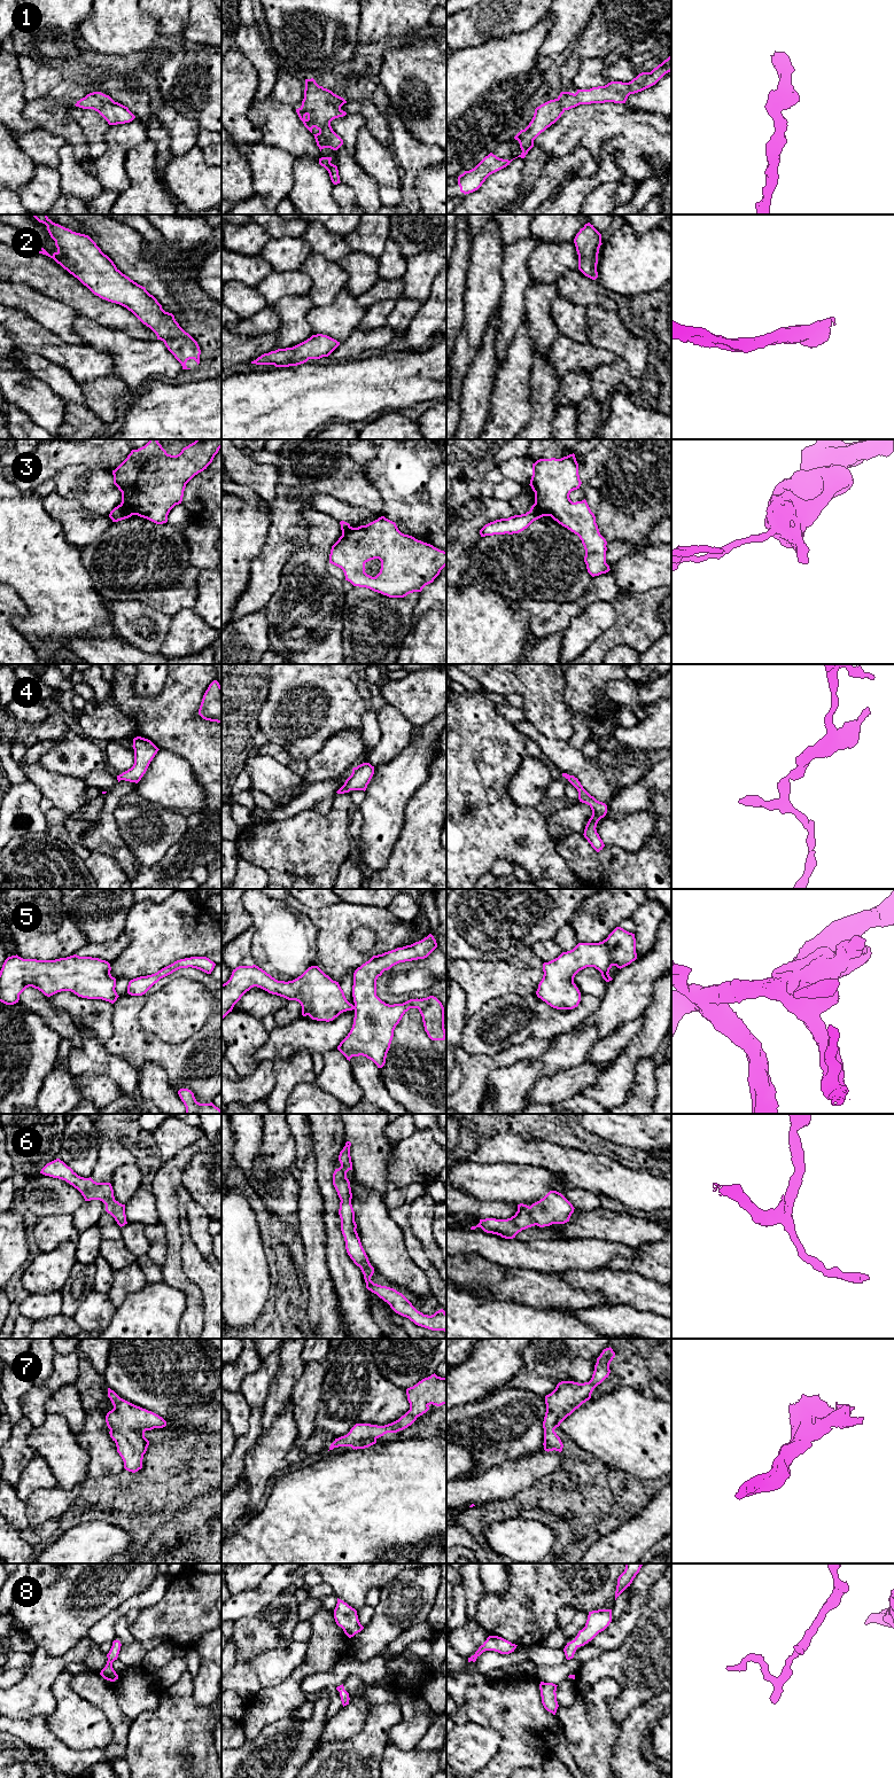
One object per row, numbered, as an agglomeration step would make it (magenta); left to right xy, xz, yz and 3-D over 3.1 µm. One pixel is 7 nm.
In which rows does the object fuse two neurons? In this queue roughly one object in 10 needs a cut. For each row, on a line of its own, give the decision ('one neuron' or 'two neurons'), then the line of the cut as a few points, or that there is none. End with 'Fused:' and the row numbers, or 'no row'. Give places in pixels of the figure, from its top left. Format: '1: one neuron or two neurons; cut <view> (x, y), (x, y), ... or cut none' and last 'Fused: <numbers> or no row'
1: one neuron; cut none
2: one neuron; cut none
3: two neurons; cut yz (534, 504), (544, 515)
4: one neuron; cut none
5: one neuron; cut none
6: one neuron; cut none
7: one neuron; cut none
8: one neuron; cut none
Fused: 3

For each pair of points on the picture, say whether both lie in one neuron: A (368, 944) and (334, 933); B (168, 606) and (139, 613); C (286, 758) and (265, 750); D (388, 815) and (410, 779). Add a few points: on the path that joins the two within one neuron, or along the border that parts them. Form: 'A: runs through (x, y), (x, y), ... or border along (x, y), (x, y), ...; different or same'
A: border along (357, 927), (368, 927), (374, 933), (373, 954); different
B: border along (131, 599), (141, 601), (170, 617); different
C: runs through (281, 755), (270, 750); same
D: runs through (388, 805), (388, 801), (401, 788); same

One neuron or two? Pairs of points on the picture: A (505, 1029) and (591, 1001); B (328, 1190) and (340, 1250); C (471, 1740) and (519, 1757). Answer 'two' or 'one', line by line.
A: one
B: one
C: two

